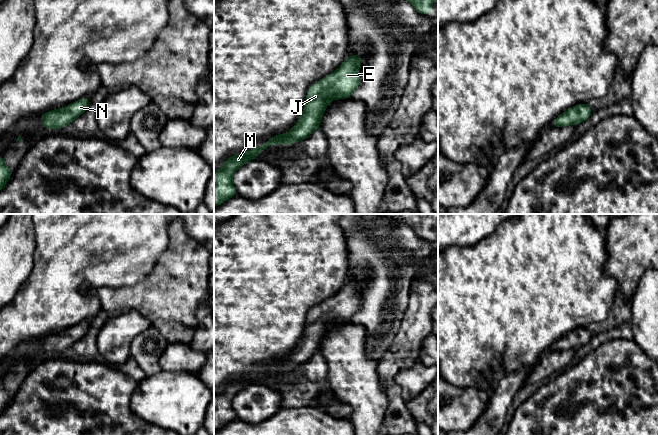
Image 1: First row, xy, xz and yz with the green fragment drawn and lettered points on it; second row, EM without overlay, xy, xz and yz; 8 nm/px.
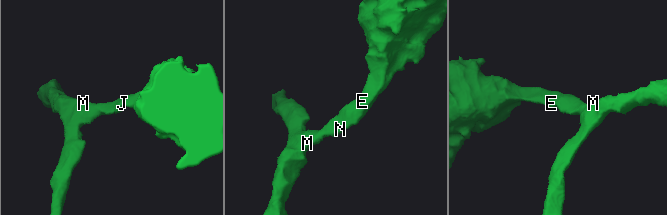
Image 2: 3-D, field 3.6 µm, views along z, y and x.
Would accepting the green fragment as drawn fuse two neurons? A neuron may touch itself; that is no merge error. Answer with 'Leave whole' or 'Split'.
Leave whole

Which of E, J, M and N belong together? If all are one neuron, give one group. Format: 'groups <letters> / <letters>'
groups E J M N

